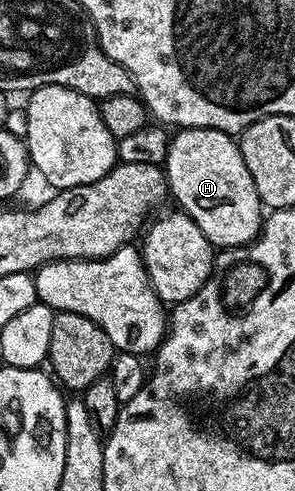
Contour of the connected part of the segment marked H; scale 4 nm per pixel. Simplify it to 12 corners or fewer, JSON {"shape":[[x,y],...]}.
{"shape":[[228,131],[170,138],[168,194],[214,248],[261,234],[255,181]]}

